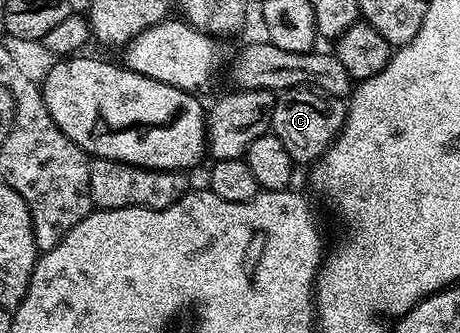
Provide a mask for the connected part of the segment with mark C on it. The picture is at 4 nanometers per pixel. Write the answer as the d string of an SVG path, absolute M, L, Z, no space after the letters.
M288 88L275 97L270 131L274 132L277 138L281 138L281 142L285 142L285 150L289 150L296 165L310 166L338 138L345 121L347 104L340 97L317 92L314 88Z

